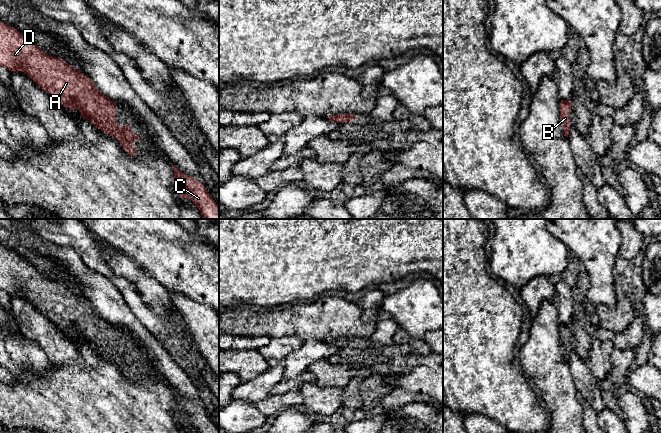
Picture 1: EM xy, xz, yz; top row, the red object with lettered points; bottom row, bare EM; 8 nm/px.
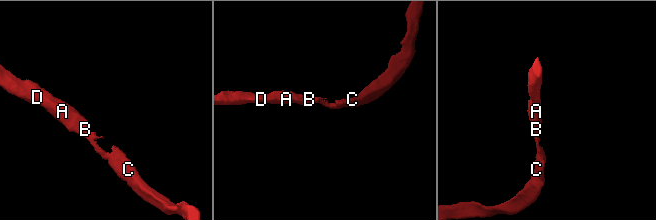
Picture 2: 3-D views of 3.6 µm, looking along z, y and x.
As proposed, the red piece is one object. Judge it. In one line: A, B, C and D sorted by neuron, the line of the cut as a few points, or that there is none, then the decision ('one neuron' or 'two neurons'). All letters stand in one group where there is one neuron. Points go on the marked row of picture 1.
A B C D | no cut | one neuron

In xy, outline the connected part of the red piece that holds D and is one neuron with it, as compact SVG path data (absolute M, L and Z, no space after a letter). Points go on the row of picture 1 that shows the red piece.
M0 21L0 65L10 72L25 72L61 106L65 105L70 111L78 108L82 118L92 122L101 132L113 136L125 152L132 157L138 155L138 152L134 149L134 144L130 141L144 136L133 134L130 125L114 124L117 102L105 96L89 76L64 60L48 55L32 40L24 37L16 28L2 21Z

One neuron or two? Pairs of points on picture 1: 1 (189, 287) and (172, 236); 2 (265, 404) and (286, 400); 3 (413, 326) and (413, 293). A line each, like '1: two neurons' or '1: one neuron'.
1: one neuron
2: one neuron
3: one neuron

